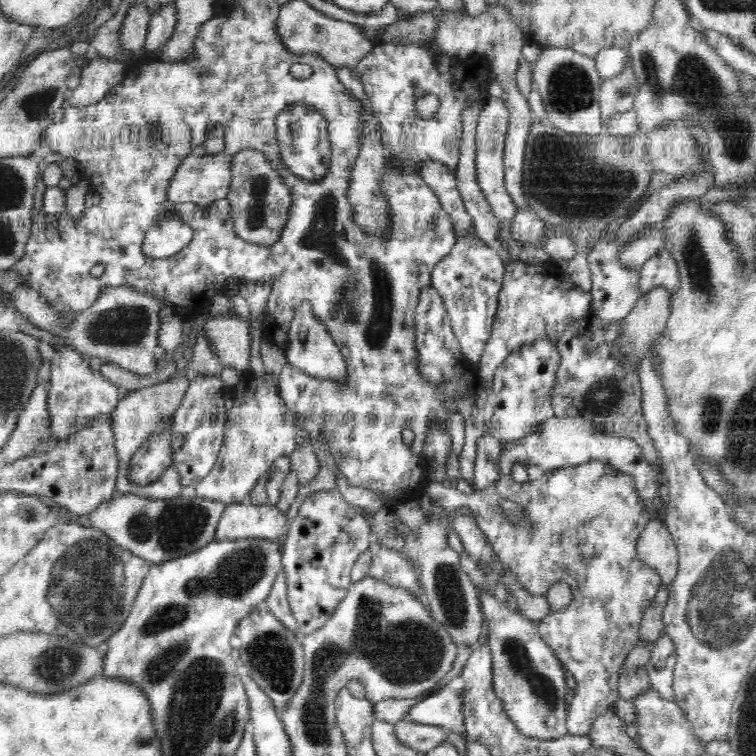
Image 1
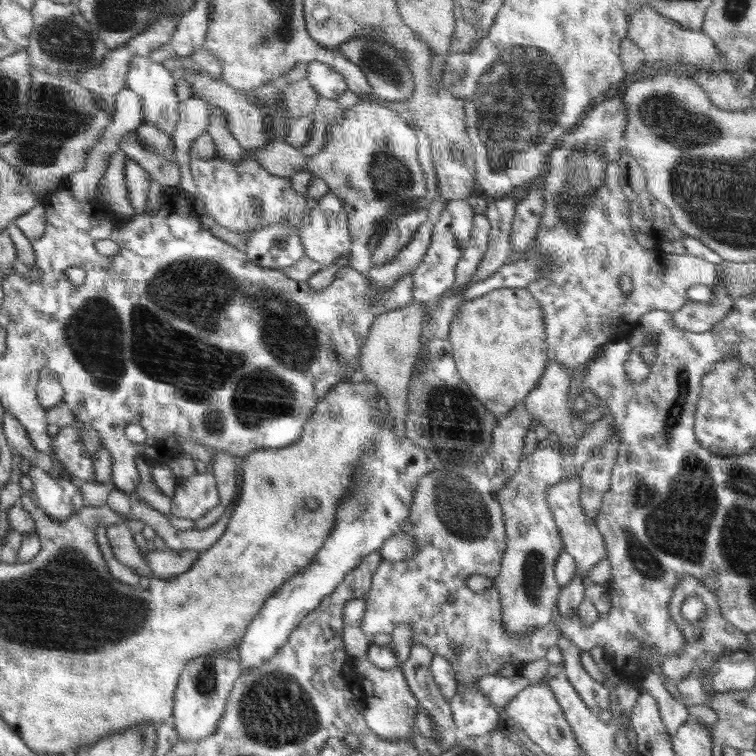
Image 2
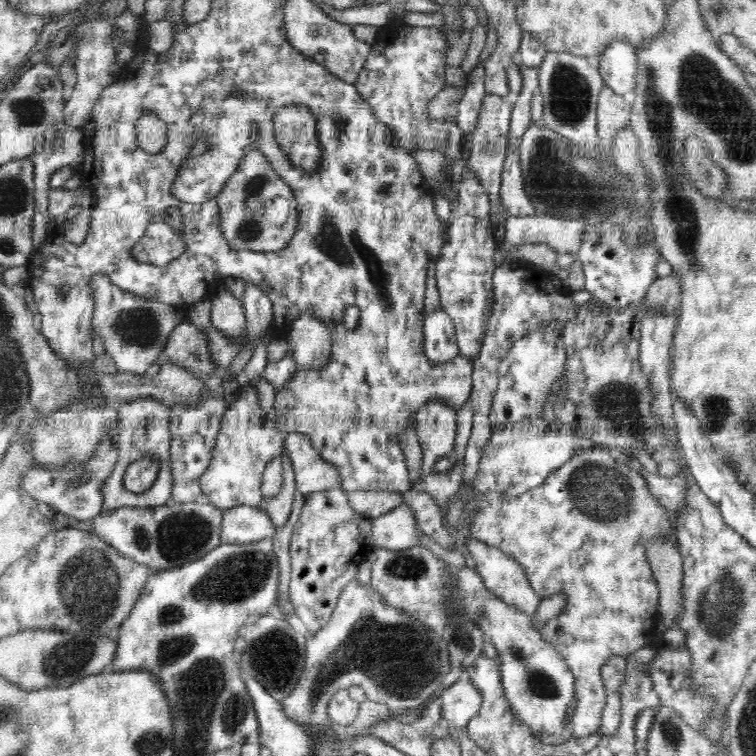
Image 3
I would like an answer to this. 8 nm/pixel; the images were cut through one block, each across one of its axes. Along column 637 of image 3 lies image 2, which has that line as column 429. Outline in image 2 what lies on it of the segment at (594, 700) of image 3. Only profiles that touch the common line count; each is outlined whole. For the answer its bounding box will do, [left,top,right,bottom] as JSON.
[358,403,562,688]

